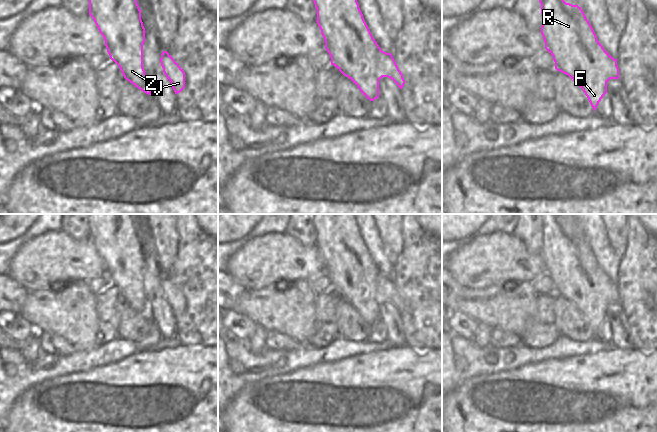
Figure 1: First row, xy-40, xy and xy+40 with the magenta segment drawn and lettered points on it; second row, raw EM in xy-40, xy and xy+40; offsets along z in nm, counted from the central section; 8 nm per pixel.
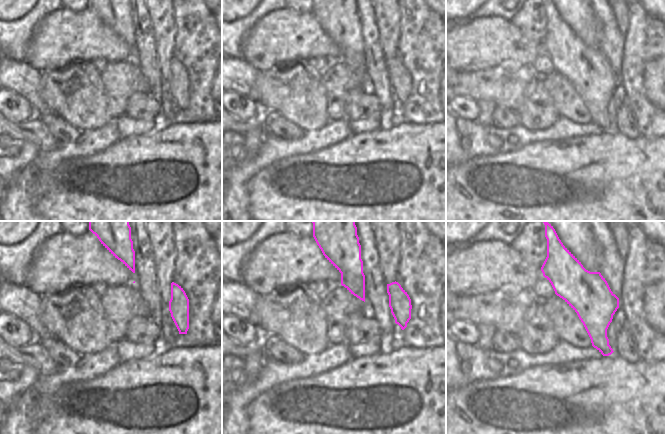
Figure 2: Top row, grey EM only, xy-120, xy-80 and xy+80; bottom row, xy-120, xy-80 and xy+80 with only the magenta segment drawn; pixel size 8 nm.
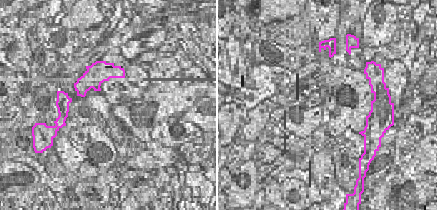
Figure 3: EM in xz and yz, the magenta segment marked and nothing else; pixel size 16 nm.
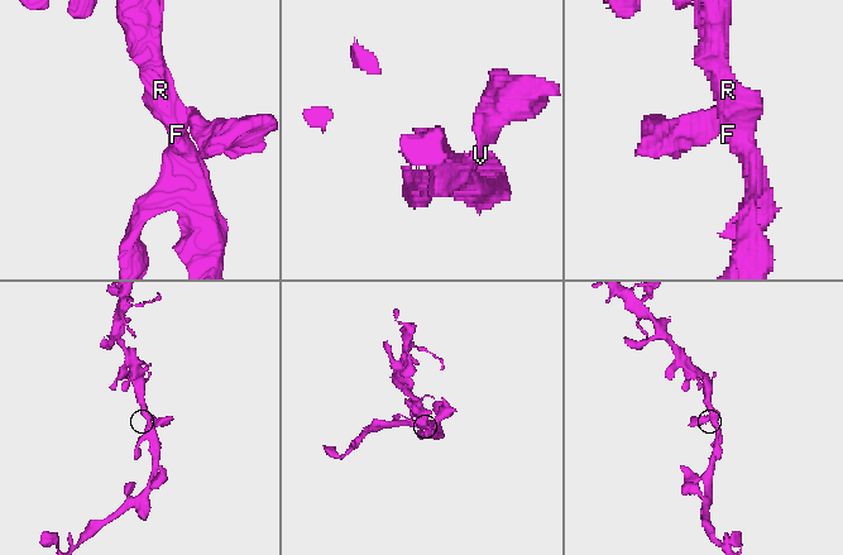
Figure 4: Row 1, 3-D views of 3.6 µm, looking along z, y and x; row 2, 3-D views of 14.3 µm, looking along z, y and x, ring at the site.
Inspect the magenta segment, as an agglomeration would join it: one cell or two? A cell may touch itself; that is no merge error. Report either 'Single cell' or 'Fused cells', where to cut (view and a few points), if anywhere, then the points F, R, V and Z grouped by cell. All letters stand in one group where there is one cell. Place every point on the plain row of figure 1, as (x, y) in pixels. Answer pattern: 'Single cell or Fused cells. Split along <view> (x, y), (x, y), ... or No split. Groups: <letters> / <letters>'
Single cell. No split. Groups: F R V Z

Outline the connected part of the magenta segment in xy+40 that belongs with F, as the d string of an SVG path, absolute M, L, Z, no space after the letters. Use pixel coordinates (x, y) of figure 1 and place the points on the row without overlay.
M556 214L537 216L543 240L541 258L545 273L553 280L555 293L568 299L583 314L595 335L607 317L607 306L610 303L619 303L617 283L614 283L597 264L581 231L566 227Z

